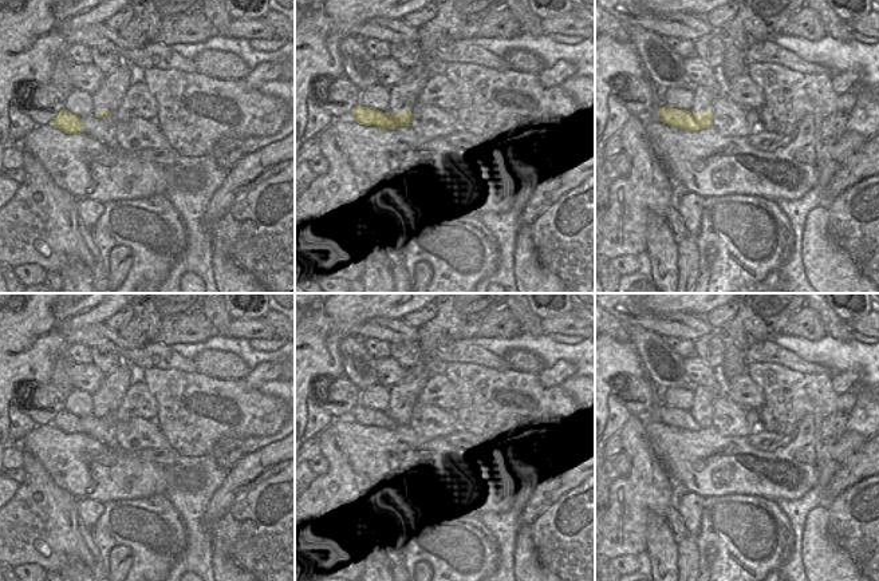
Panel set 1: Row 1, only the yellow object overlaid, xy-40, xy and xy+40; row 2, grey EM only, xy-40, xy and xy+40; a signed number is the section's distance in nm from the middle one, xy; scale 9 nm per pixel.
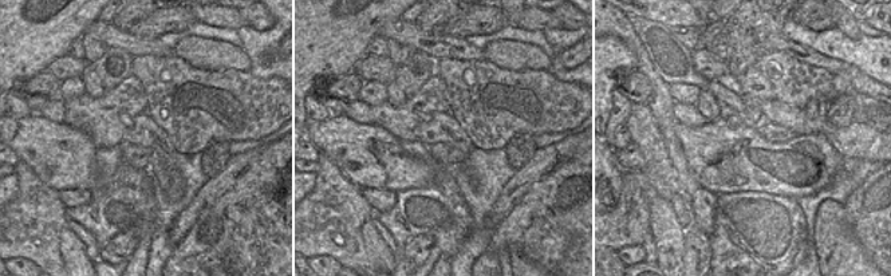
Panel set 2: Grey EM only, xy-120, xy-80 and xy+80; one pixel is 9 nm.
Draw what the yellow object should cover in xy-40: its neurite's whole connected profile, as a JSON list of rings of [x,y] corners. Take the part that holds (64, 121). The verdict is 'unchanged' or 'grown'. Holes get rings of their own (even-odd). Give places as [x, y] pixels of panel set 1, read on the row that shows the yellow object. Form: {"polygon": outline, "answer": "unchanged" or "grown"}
{"polygon": [[[64,108],[56,114],[52,124],[67,134],[80,134],[84,131],[82,118]]], "answer": "unchanged"}

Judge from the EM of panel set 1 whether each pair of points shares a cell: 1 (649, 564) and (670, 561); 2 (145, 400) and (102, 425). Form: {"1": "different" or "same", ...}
{"1": "different", "2": "same"}

